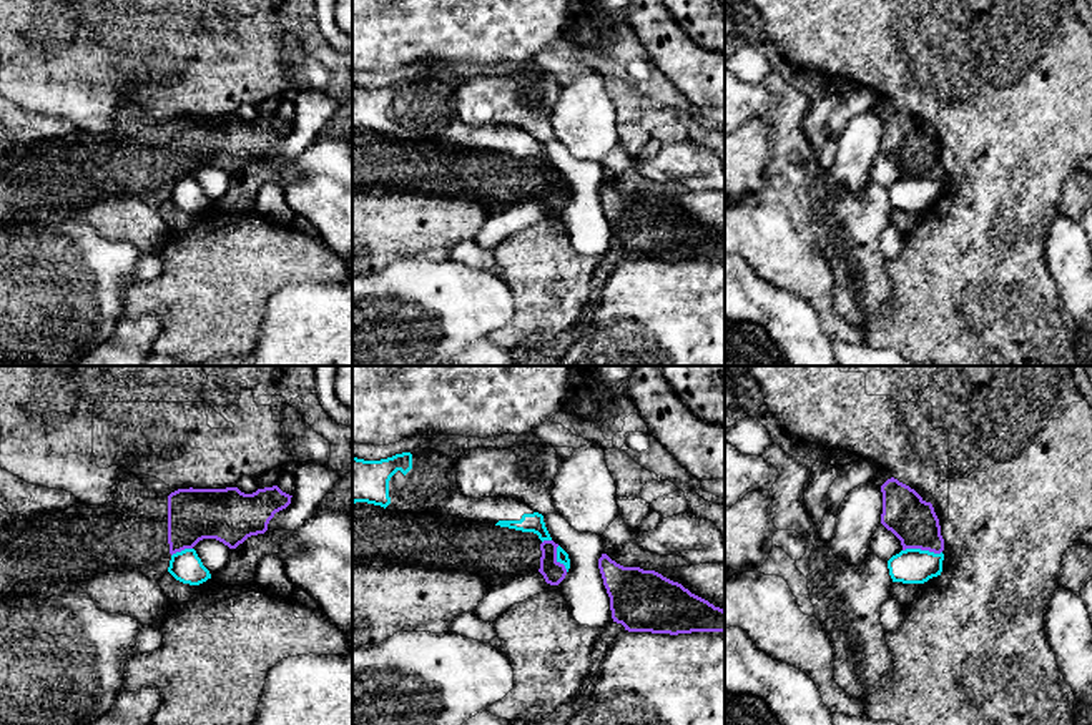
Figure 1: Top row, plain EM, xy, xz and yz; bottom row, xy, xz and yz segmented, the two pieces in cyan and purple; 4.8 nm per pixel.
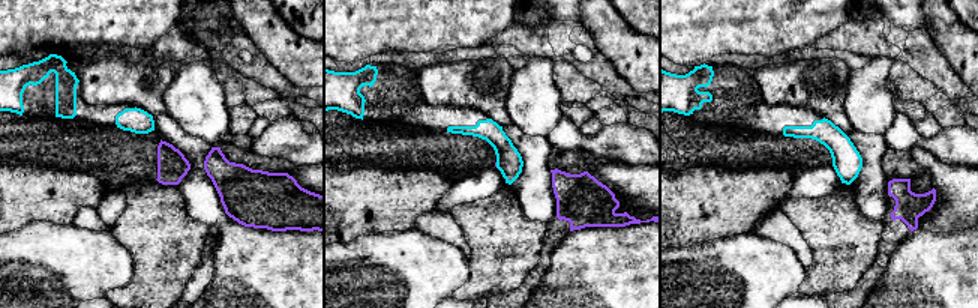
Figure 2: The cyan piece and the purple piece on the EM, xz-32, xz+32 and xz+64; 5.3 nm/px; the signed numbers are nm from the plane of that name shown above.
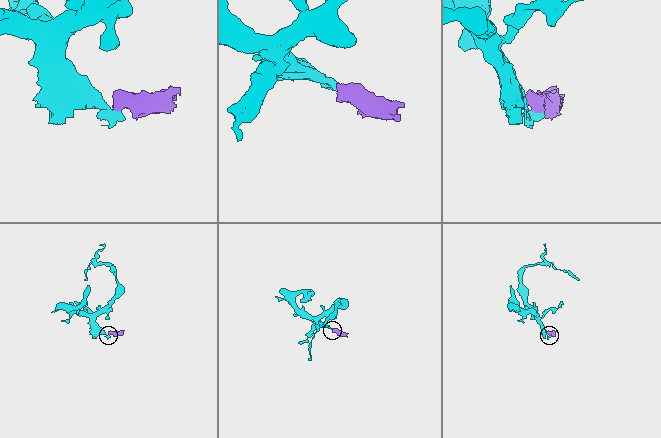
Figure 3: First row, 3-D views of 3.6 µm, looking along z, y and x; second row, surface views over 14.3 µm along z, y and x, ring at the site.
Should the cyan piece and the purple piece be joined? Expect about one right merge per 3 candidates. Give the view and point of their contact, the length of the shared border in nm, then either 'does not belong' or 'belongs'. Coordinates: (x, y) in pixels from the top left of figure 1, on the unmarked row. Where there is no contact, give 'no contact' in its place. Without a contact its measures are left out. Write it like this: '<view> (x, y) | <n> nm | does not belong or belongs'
yz (923, 178) | 190 nm | does not belong

